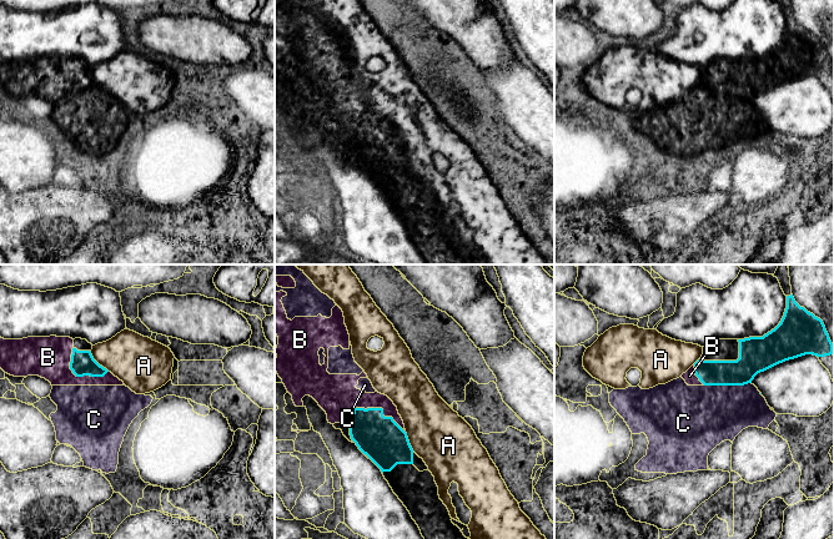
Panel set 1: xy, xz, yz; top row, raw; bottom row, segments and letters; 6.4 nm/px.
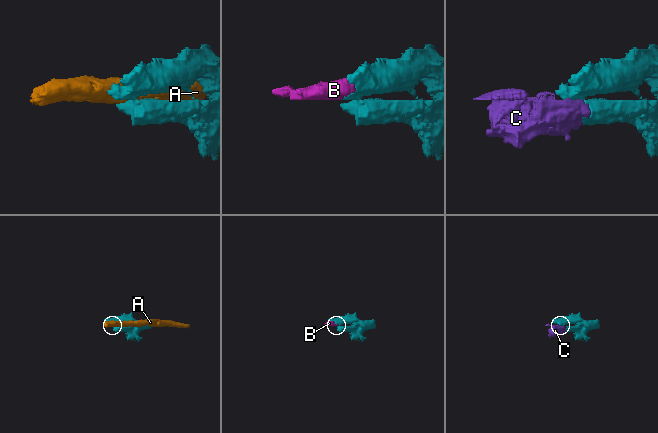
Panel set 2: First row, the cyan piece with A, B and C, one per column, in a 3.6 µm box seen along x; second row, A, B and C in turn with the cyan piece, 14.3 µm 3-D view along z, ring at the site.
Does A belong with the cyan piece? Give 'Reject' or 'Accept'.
Reject

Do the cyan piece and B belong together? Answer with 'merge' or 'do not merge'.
do not merge

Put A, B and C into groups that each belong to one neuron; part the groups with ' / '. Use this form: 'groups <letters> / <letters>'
groups A / B / C

